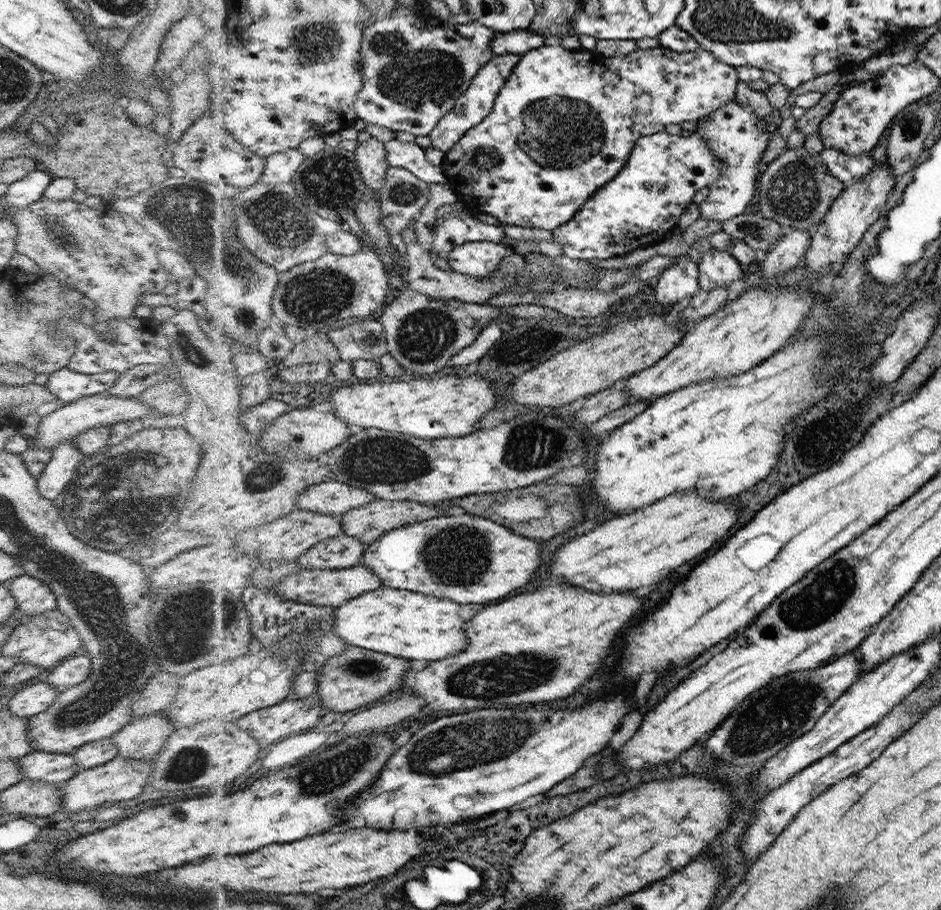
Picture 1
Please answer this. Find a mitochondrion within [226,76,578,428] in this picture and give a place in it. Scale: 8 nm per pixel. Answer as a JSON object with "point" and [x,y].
{"point":[314,297]}

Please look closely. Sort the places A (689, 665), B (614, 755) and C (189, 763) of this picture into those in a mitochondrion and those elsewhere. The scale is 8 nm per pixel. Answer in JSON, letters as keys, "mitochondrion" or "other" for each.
{"A":"other","B":"other","C":"mitochondrion"}

